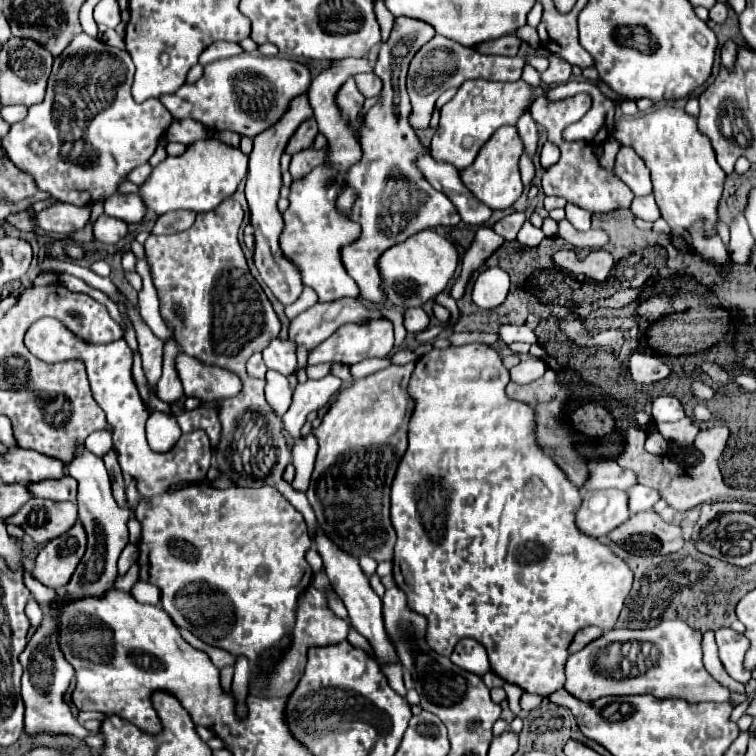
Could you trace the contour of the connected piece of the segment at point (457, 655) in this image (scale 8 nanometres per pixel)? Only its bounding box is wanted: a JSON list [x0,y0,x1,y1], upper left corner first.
[450,637,490,677]

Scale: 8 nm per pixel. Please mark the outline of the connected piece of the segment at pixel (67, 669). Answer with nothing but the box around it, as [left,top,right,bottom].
[20,611,90,739]

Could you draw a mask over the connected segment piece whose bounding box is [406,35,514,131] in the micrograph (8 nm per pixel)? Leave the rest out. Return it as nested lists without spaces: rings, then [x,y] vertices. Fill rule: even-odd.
[[[436,35],[432,41],[428,41],[412,59],[410,71],[408,71],[408,95],[410,95],[410,125],[420,129],[428,129],[430,115],[434,111],[434,103],[446,89],[460,87],[466,79],[484,79],[484,67],[498,67],[498,61],[514,61],[504,59],[496,55],[480,55],[472,47],[462,47],[460,43],[454,43],[452,39],[446,39],[442,35]]]

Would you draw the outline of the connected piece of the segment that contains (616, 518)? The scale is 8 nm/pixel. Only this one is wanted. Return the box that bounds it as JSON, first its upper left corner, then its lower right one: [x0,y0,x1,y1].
[576,489,630,537]

